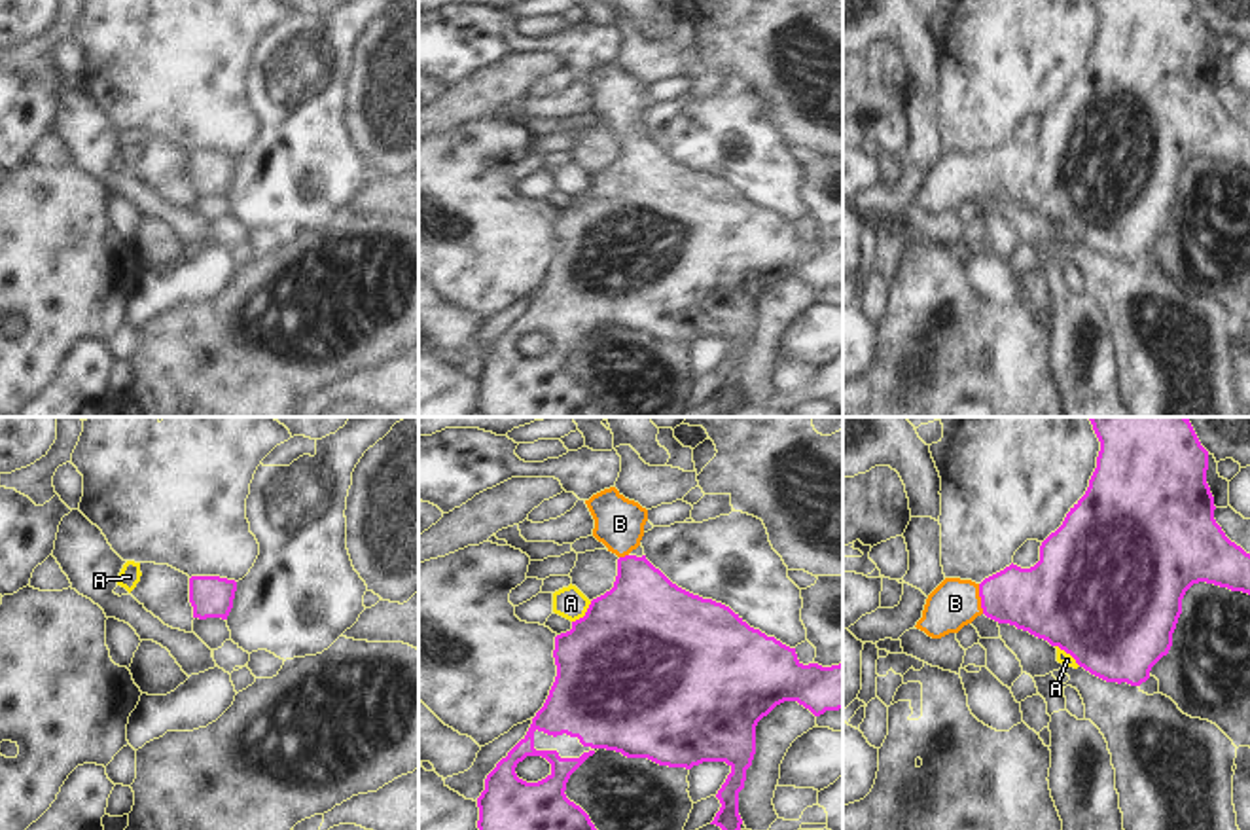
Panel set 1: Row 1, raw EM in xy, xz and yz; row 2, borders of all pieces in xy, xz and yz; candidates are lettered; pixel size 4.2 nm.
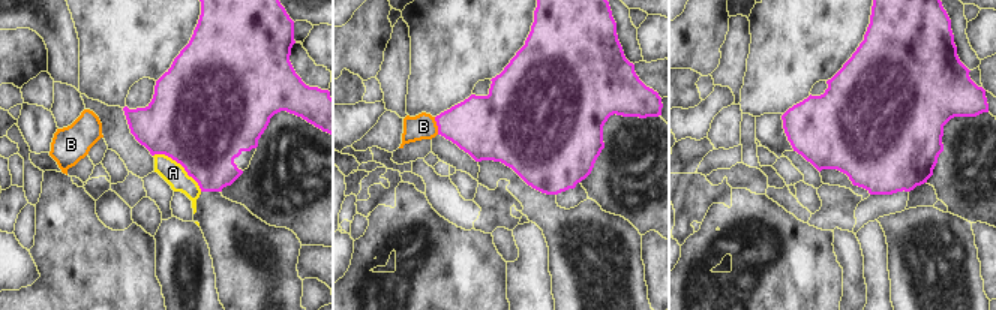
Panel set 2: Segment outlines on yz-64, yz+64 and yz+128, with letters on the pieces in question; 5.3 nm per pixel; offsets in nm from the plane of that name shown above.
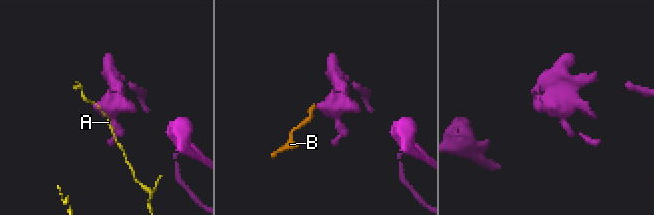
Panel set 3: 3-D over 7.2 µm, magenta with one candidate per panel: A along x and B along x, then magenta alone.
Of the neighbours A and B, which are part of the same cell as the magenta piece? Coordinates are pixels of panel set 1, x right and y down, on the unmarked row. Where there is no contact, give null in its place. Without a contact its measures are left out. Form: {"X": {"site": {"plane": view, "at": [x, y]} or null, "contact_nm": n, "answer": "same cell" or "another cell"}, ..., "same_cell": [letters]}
{"A": {"site": {"plane": "xz", "at": [586, 190]}, "contact_nm": 130, "answer": "another cell"}, "B": {"site": {"plane": "yz", "at": [982, 175]}, "contact_nm": 130, "answer": "same cell"}, "same_cell": ["B"]}

